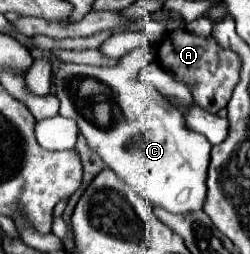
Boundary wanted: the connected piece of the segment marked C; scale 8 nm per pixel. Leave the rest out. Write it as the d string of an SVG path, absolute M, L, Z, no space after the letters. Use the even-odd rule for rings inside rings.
M140 47L124 55L114 67L60 63L54 71L56 97L60 99L60 115L70 117L78 123L78 129L84 135L88 147L102 157L102 161L118 175L122 183L126 183L140 197L168 213L188 215L204 207L206 171L210 163L212 145L206 137L192 133L184 125L180 113L176 113L172 105L166 105L164 97L160 97L160 93L152 85L138 79L138 71L140 67L144 67L146 61L150 61L150 51L146 47Z

